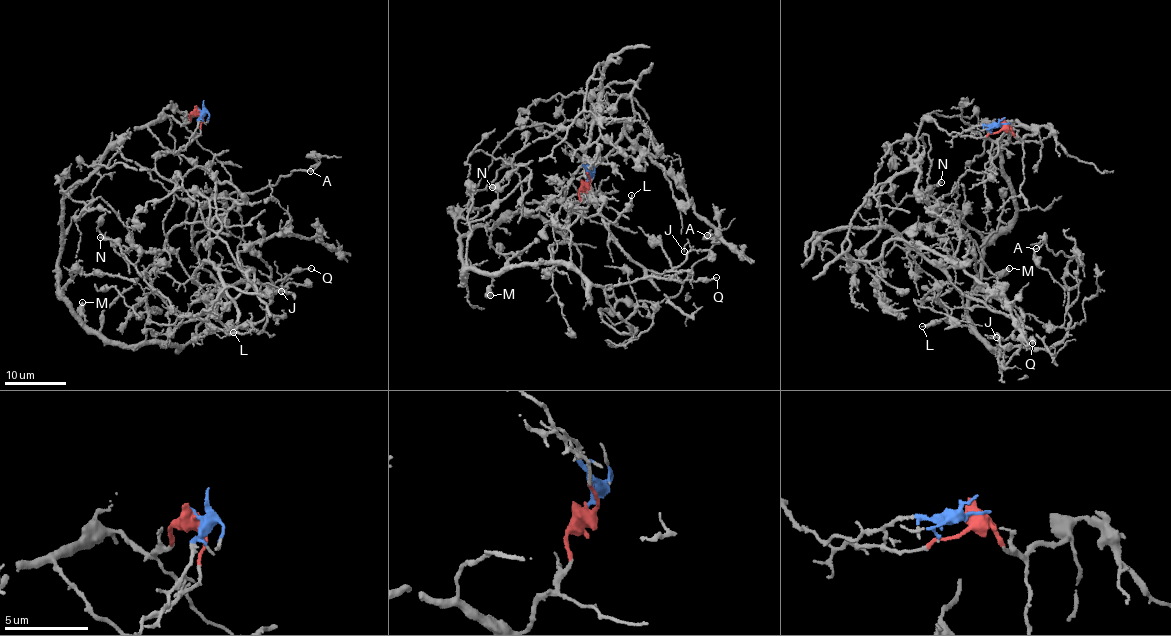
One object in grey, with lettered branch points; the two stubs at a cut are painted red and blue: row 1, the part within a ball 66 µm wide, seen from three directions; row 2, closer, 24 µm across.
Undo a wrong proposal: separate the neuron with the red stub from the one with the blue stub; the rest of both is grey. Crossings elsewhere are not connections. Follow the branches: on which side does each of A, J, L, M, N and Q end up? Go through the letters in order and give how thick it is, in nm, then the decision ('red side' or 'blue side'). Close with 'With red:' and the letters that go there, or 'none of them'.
A: calibre 120 nm; red side
J: calibre 120 nm; blue side
L: calibre 160 nm; red side
M: calibre 550 nm; red side
N: calibre 280 nm; blue side
Q: calibre 180 nm; red side
With red: A, L, M, Q

